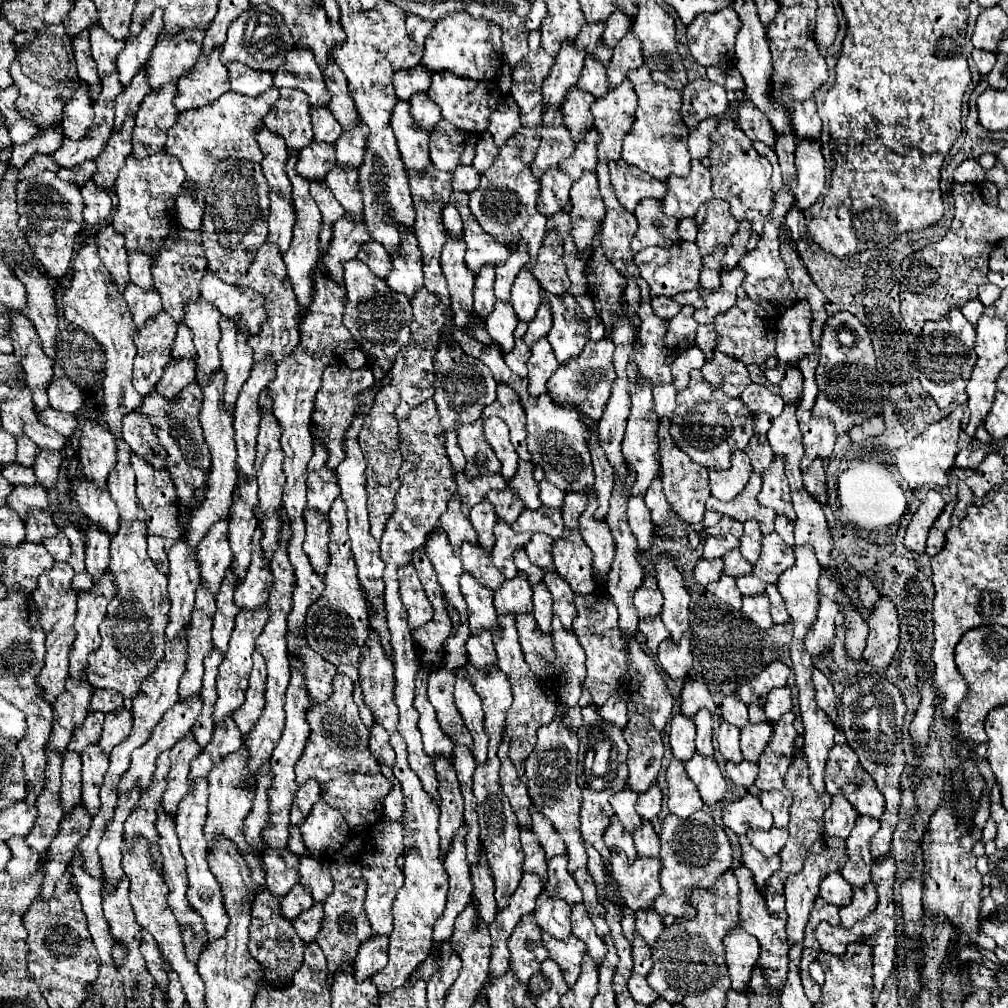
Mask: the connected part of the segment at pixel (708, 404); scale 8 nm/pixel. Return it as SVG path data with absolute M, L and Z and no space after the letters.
M700 370L692 372L690 384L678 394L678 406L672 416L670 436L696 464L708 470L730 468L734 450L744 450L754 436L754 416L740 398L730 398L722 390L710 386Z

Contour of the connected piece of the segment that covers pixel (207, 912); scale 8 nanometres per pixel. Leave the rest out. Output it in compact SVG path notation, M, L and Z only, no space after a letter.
M198 780L198 788L194 788L194 792L188 792L186 800L182 800L182 804L178 804L176 834L180 838L180 850L186 858L188 882L190 882L188 900L192 904L192 908L198 910L200 916L204 918L204 928L208 932L208 940L216 940L226 930L228 916L226 916L226 908L222 902L222 888L220 888L216 876L210 872L210 866L206 860L208 852L206 852L206 840L202 836L202 828L204 828L204 820L206 820L206 796L208 796L206 780Z

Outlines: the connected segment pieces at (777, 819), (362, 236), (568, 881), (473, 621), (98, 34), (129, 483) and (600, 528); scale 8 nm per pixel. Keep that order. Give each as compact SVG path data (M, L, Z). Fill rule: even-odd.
M774 790L774 792L760 792L762 808L774 816L774 826L784 828L788 824L788 808L790 808L790 790Z
M342 218L338 220L338 224L334 224L334 236L322 256L322 264L326 268L326 274L336 280L340 286L344 286L344 266L342 262L354 260L356 254L360 252L362 244L370 240L370 234L366 232L366 226L362 222L362 228L354 228L354 224L350 224L350 220Z
M554 856L552 860L548 860L546 890L550 896L558 896L558 898L566 900L570 906L574 906L574 904L582 902L582 892L580 892L578 884L574 882L574 878L568 874L566 864L568 864L566 856Z
M462 574L460 580L460 588L462 588L462 596L468 604L468 626L470 626L470 634L478 634L478 632L496 632L500 630L498 626L498 614L494 612L494 604L492 604L492 594L490 588L478 584L470 574Z
M100 26L90 30L90 50L98 64L98 74L102 78L116 72L116 58L122 46L124 46L124 40L114 40L106 32L102 32Z
M126 442L118 444L118 464L110 476L108 492L120 510L120 520L132 522L138 518L138 500L136 500L136 478L130 468L130 446Z
M586 492L590 498L590 504L586 508L586 512L580 516L580 532L584 542L590 546L592 554L594 554L594 580L602 582L608 576L610 564L614 560L614 540L610 536L610 528L606 522L598 524L594 520L594 510L598 506L596 502L596 494L594 492Z

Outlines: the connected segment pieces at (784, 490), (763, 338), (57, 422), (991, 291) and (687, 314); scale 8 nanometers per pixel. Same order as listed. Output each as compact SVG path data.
M774 460L772 466L762 474L762 490L758 494L758 502L762 506L770 506L776 512L786 512L794 520L794 510L790 504L790 488L784 474L782 460Z
M744 290L738 294L736 304L728 312L718 314L714 318L714 324L716 324L716 332L718 332L716 350L720 350L722 354L726 354L734 360L744 362L746 366L756 364L758 368L764 368L766 360L776 354L774 352L774 348L776 348L776 342L774 342L776 328L766 318L766 314L758 308L758 304L752 304L752 300L746 296Z
M50 408L50 412L42 412L42 420L40 422L50 426L50 428L54 428L56 432L60 432L66 438L70 438L78 430L78 420L74 416L58 412L54 408Z
M982 284L982 288L980 288L980 294L978 294L978 298L986 304L986 306L990 306L990 304L994 304L996 302L996 298L1000 296L1000 288L996 286L996 284Z
M682 306L682 310L668 322L668 332L666 332L666 348L670 350L686 350L694 344L696 328L698 324L692 318L694 308Z

